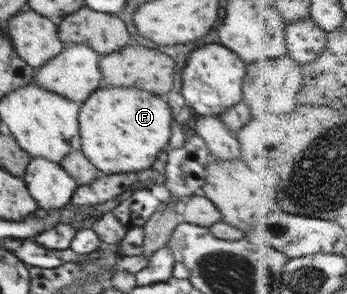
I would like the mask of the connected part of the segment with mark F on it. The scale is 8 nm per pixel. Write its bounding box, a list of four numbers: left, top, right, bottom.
[80,85,172,174]

